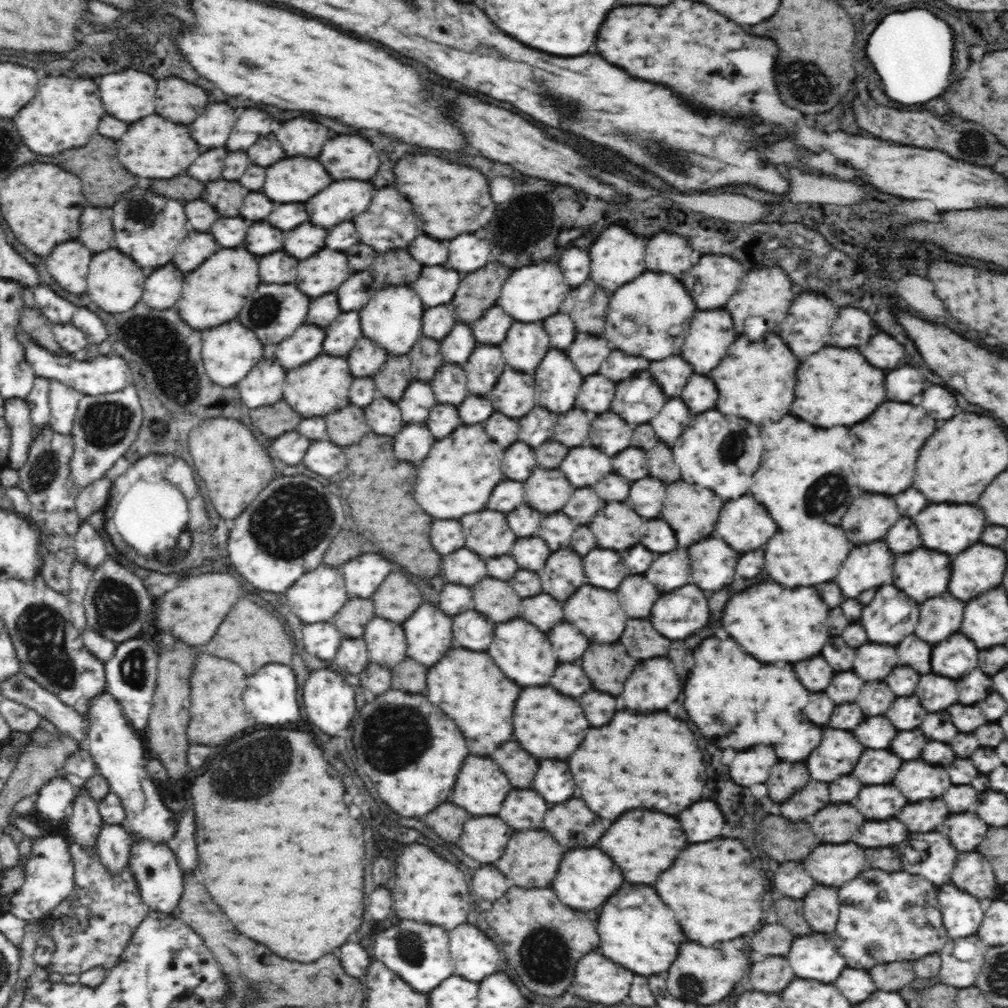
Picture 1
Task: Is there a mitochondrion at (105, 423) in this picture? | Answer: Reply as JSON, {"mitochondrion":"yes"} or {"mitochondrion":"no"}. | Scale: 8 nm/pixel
{"mitochondrion":"yes"}

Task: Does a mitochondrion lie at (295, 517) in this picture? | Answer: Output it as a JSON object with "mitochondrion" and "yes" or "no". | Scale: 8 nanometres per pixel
{"mitochondrion":"yes"}

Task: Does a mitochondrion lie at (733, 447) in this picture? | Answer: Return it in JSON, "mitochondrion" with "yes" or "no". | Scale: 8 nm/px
{"mitochondrion":"yes"}

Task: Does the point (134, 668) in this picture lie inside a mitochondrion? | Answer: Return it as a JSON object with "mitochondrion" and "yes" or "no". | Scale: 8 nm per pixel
{"mitochondrion":"yes"}

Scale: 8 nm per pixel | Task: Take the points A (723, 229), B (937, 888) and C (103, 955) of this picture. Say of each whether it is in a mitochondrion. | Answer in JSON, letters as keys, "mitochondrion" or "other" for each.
{"A":"other","B":"other","C":"other"}

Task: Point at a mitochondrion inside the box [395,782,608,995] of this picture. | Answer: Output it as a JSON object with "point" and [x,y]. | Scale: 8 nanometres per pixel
{"point":[545,953]}

